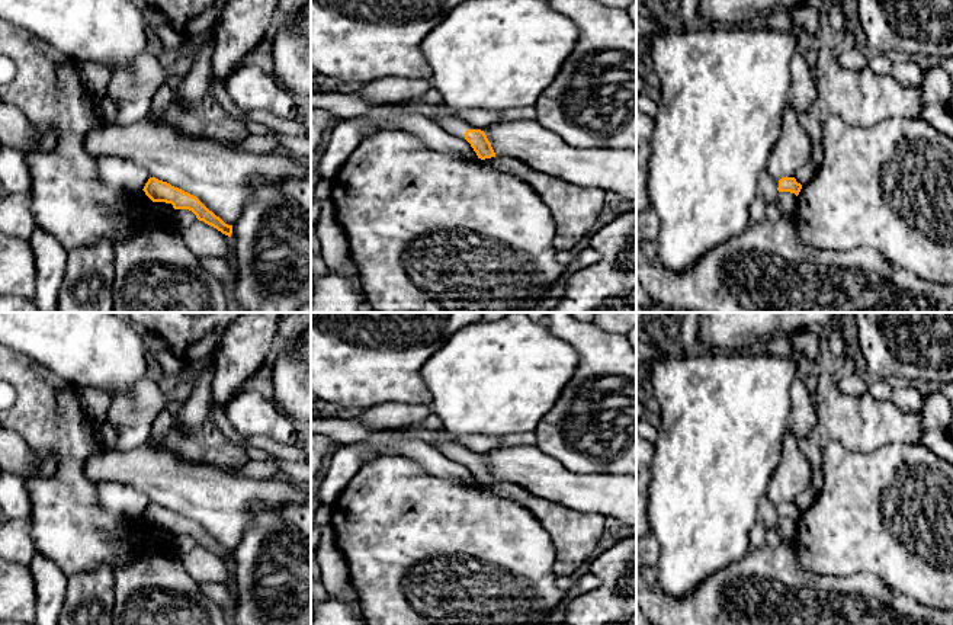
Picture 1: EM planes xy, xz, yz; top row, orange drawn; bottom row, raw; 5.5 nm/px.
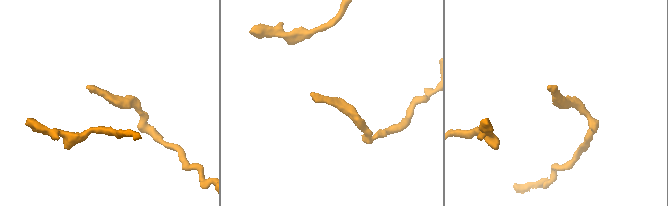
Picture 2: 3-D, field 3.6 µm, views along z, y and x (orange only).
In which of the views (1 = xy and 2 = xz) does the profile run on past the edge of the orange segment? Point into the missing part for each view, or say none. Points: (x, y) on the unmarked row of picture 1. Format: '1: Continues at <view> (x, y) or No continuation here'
1: No continuation here
2: No continuation here

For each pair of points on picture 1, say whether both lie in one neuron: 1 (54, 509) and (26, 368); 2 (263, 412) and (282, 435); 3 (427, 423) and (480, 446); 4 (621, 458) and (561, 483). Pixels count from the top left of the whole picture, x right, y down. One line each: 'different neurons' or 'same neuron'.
1: same neuron
2: same neuron
3: different neurons
4: different neurons

